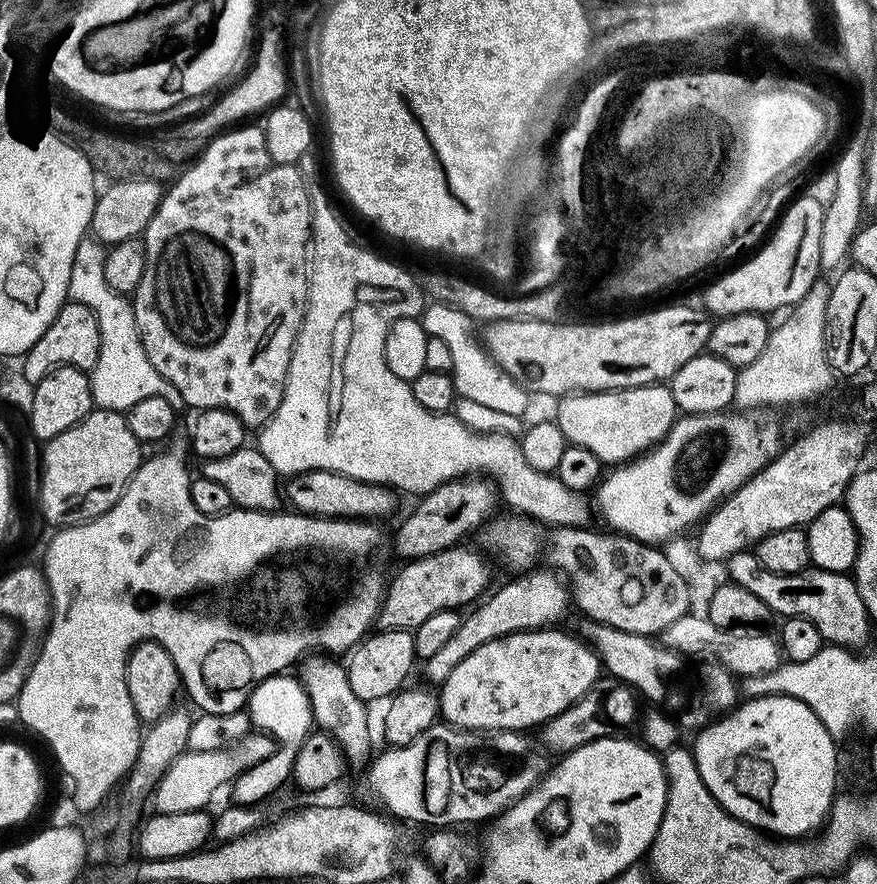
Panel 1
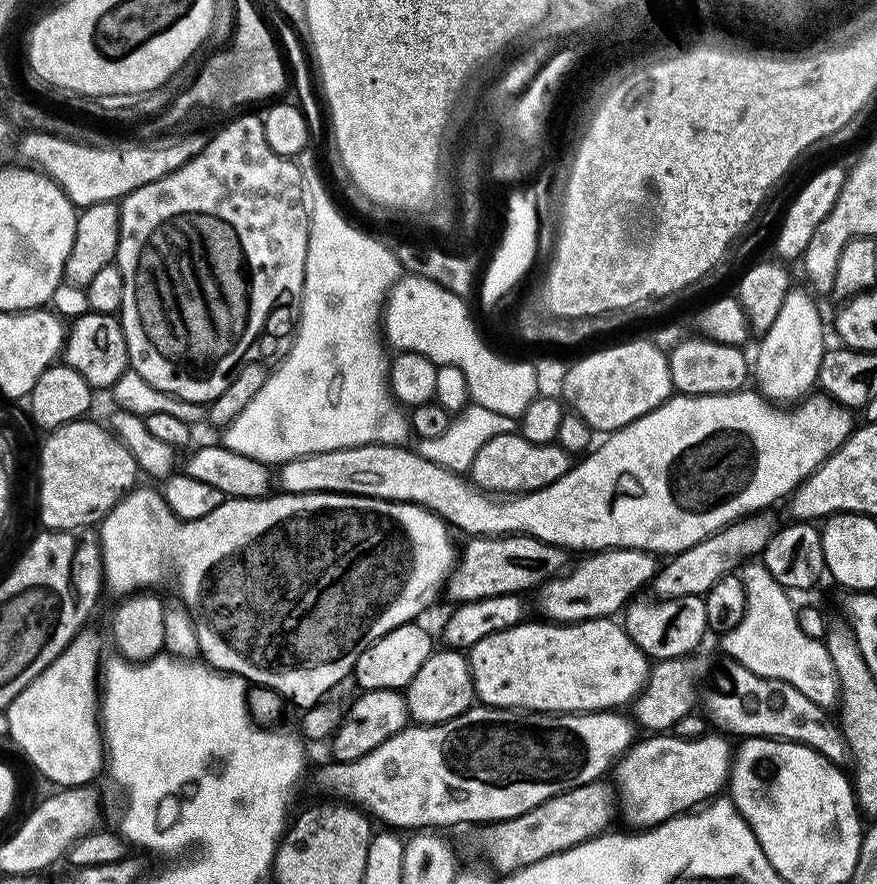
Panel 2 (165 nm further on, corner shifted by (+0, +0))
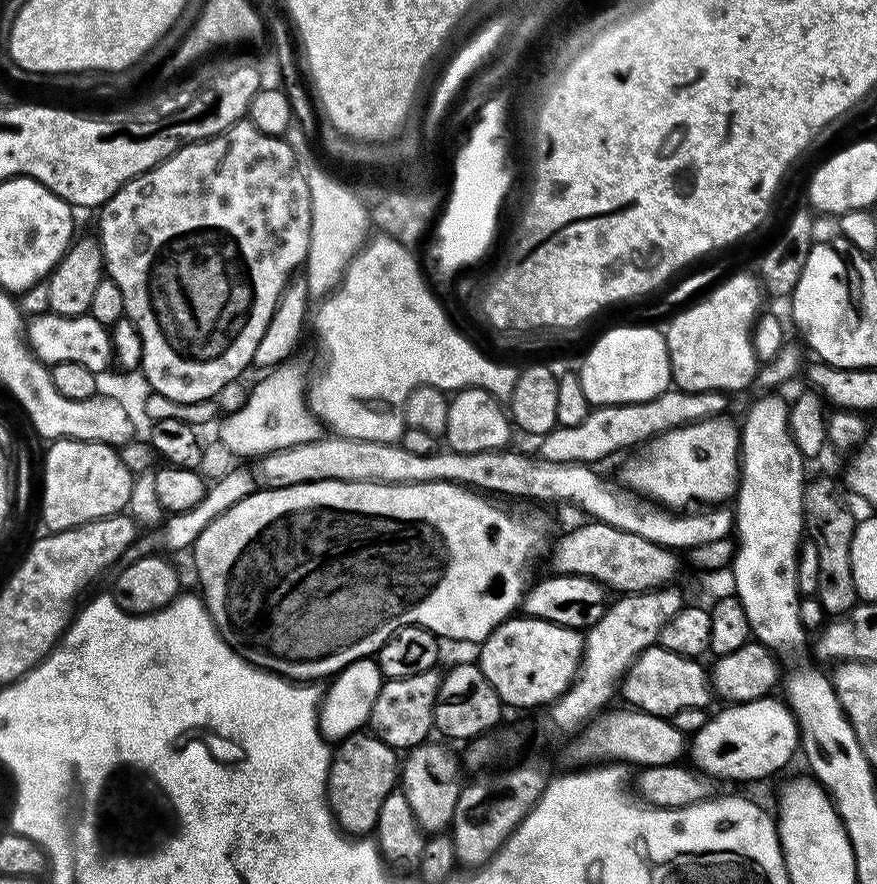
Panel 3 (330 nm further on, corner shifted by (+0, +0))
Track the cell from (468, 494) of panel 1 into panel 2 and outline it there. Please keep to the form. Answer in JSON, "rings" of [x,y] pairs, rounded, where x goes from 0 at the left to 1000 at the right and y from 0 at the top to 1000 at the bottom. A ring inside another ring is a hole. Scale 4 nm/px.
{"rings":[[[587,488],[568,491],[545,509],[536,531],[536,542],[547,555],[558,559],[596,559],[636,545],[653,524],[653,517],[637,502],[610,502]]]}

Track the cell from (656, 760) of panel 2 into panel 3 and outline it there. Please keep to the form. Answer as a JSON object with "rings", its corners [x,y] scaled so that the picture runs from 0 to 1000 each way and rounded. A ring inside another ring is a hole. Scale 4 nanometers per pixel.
{"rings":[[[877,785],[870,787],[868,792],[849,792],[847,794],[835,794],[822,803],[818,810],[808,809],[804,819],[796,825],[787,837],[787,851],[789,846],[789,860],[788,863],[792,865],[795,870],[804,878],[811,878],[813,883],[821,885],[821,882],[871,882],[875,878],[880,878],[884,873],[889,873],[899,863],[903,860],[903,854],[910,851],[910,822],[906,808],[893,791],[884,792],[884,786]]]}

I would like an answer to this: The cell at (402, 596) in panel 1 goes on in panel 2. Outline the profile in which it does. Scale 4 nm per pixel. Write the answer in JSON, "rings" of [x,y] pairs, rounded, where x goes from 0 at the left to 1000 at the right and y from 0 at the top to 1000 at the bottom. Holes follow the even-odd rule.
{"rings":[[[539,606],[532,612],[530,620],[526,619],[522,624],[522,632],[511,652],[509,662],[509,674],[512,680],[521,684],[563,676],[568,673],[597,672],[601,665],[610,666],[631,653],[637,653],[644,646],[649,626],[644,621],[620,615],[608,606]]]}

